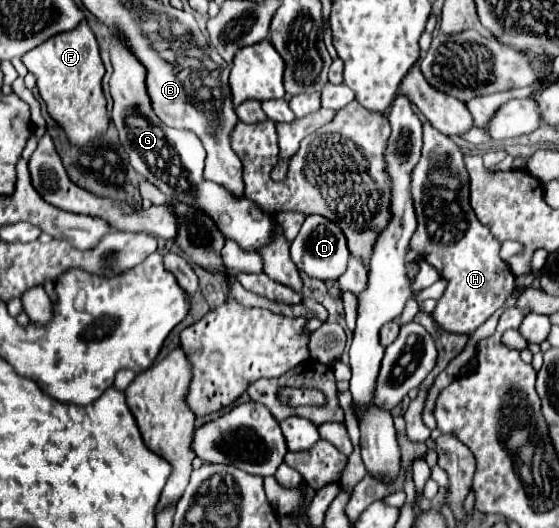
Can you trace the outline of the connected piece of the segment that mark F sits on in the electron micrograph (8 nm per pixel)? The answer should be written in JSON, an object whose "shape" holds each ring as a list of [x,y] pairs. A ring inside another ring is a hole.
{"shape":[[[82,20],[80,26],[76,26],[72,32],[68,30],[66,34],[48,38],[42,42],[42,46],[36,46],[24,54],[22,62],[26,64],[28,72],[36,76],[38,92],[46,102],[50,116],[66,130],[70,142],[82,146],[98,134],[106,132],[110,122],[106,112],[106,98],[102,92],[102,76],[106,70],[100,60],[98,42],[86,20]]]}

